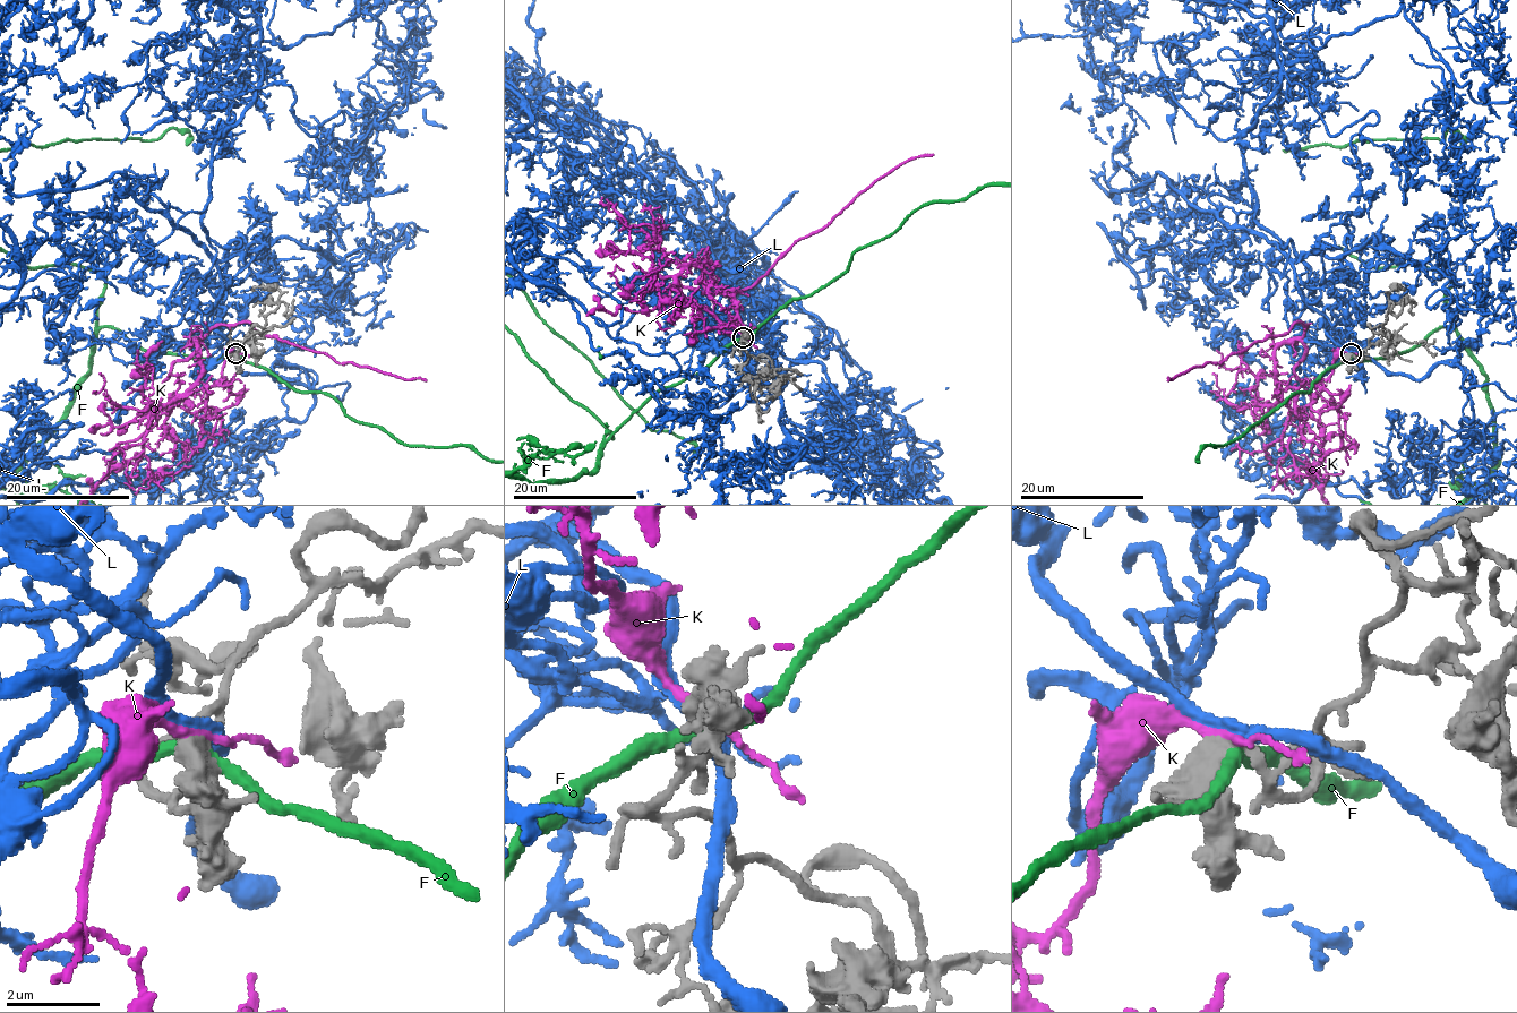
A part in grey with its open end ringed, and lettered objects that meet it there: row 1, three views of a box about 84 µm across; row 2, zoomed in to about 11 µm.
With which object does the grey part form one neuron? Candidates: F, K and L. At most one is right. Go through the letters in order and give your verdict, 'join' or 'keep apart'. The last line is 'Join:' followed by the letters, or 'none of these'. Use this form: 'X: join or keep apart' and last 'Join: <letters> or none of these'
F: keep apart
K: keep apart
L: join
Join: L

